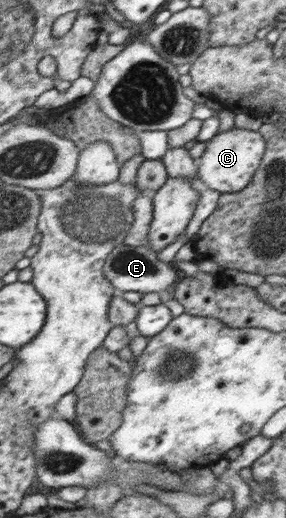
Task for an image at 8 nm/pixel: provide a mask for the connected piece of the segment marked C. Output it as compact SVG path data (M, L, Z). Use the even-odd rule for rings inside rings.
M233 128L217 133L207 142L207 146L198 160L198 175L208 189L225 193L237 193L244 190L256 177L256 171L264 161L268 143L259 131Z

